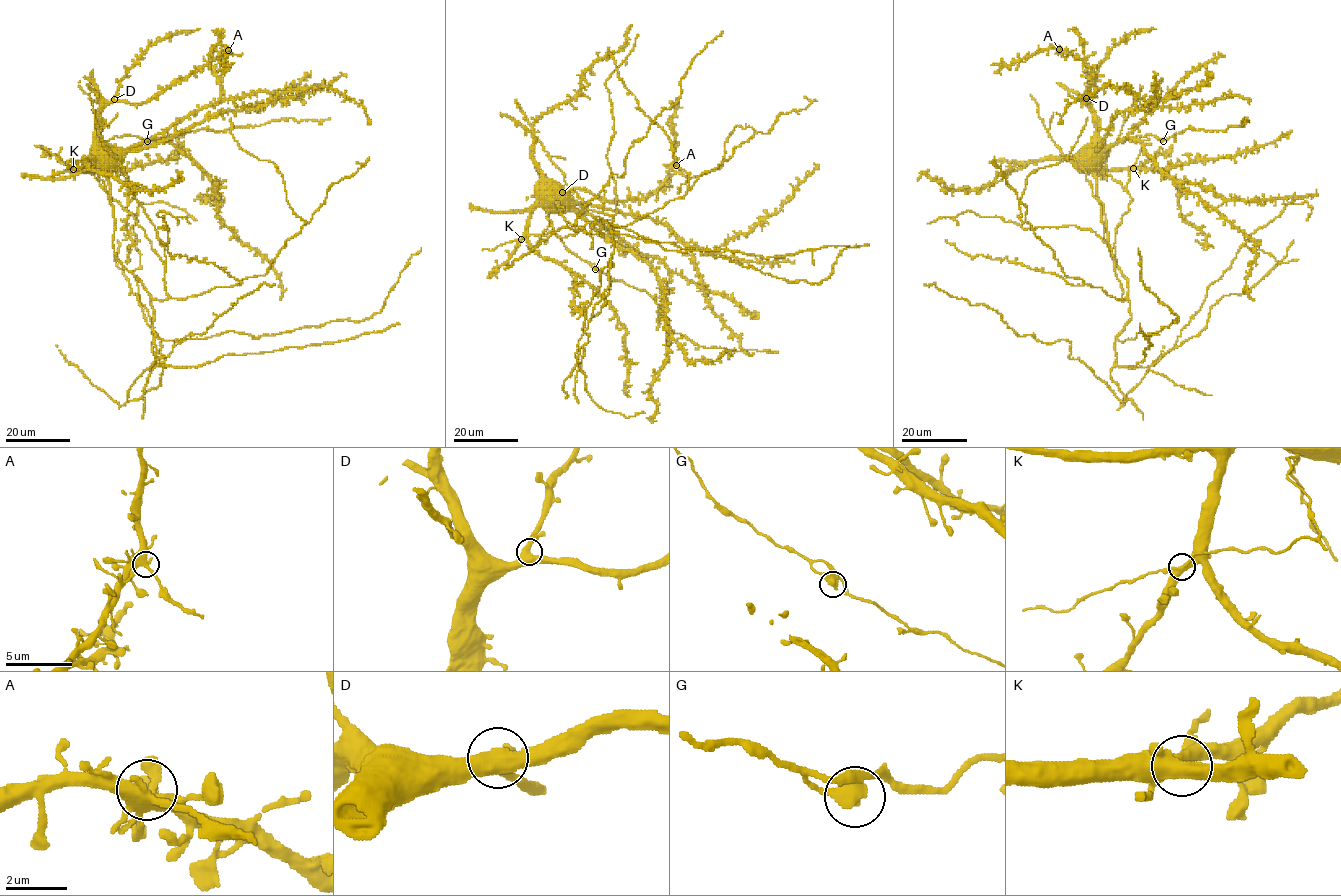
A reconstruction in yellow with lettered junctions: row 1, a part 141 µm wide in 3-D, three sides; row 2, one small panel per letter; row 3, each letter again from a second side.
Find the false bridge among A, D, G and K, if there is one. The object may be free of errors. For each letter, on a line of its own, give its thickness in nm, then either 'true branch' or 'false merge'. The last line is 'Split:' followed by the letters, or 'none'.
A: 360 nm thick; true branch
D: 480 nm thick; true branch
G: 380 nm thick; true branch
K: 360 nm thick; true branch
Split: none

